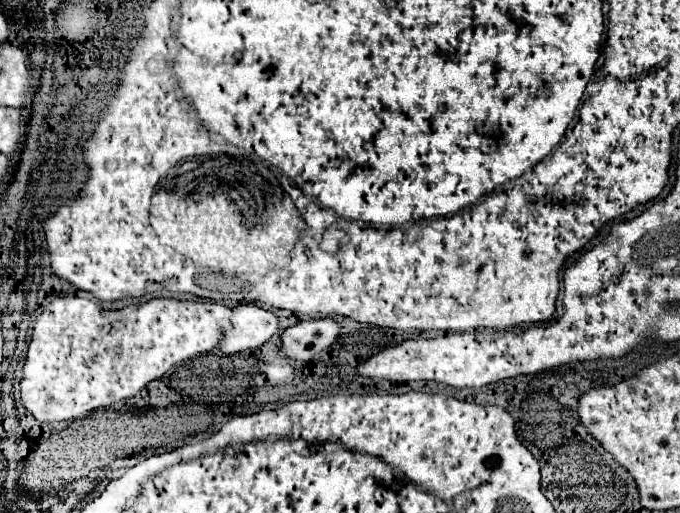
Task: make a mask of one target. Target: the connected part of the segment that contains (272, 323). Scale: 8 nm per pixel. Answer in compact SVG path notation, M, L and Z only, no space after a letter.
M241 304L233 308L233 330L225 334L219 348L227 354L259 348L279 332L279 318L257 304Z

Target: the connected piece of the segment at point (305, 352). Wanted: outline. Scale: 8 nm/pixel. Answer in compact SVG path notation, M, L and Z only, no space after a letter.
M319 318L299 322L283 330L281 352L293 360L311 360L313 354L331 346L341 332L341 326L333 318Z

